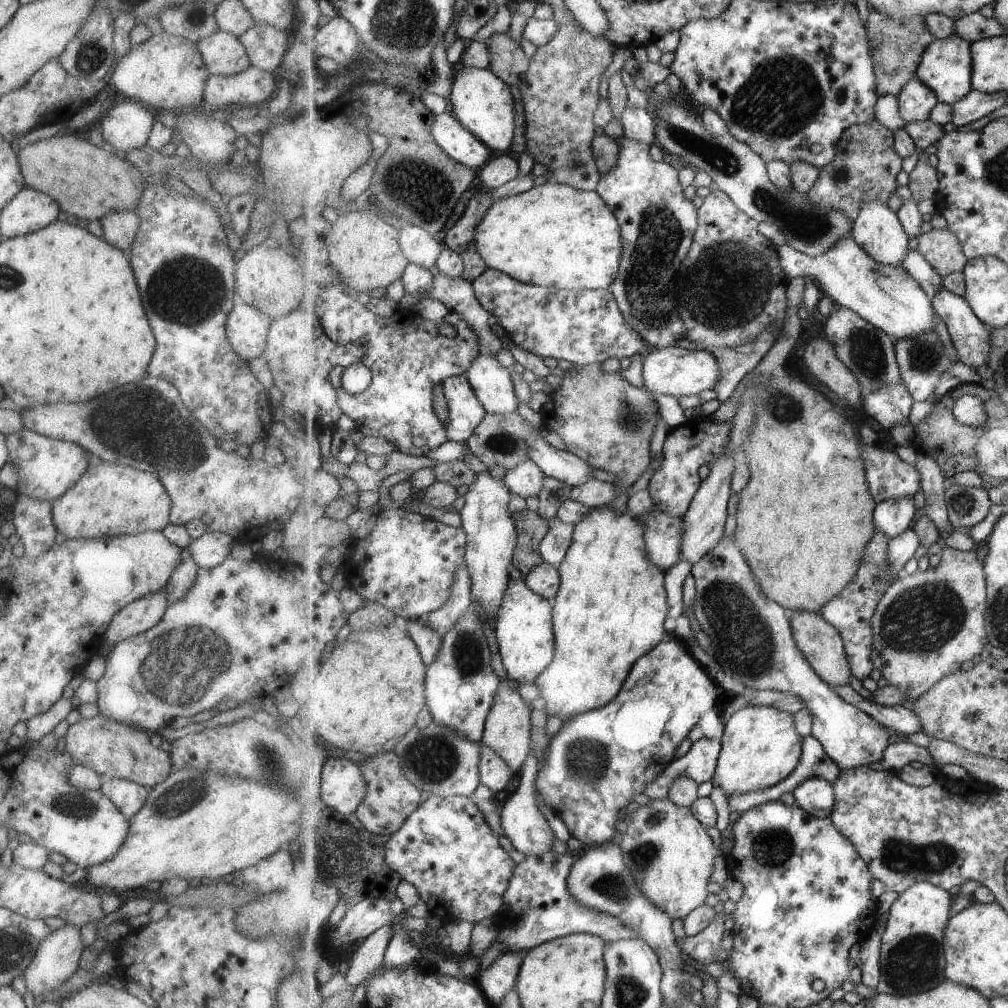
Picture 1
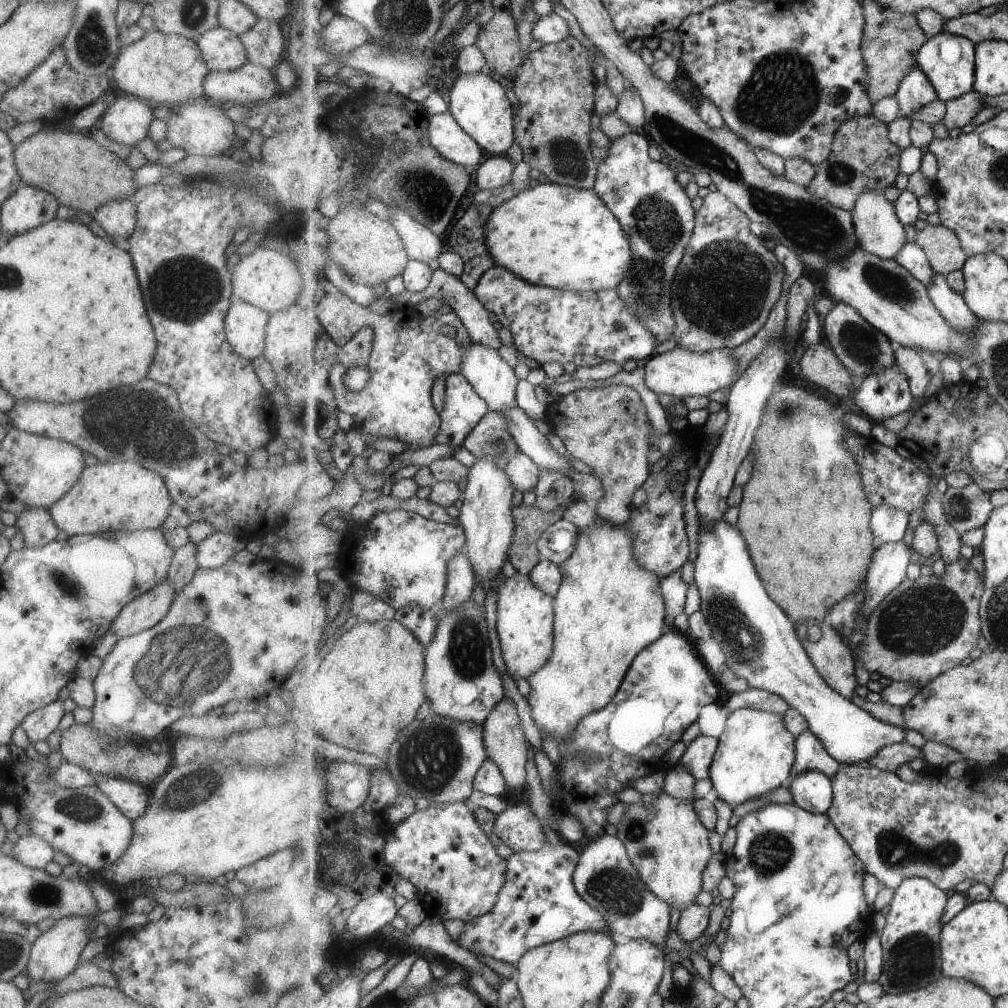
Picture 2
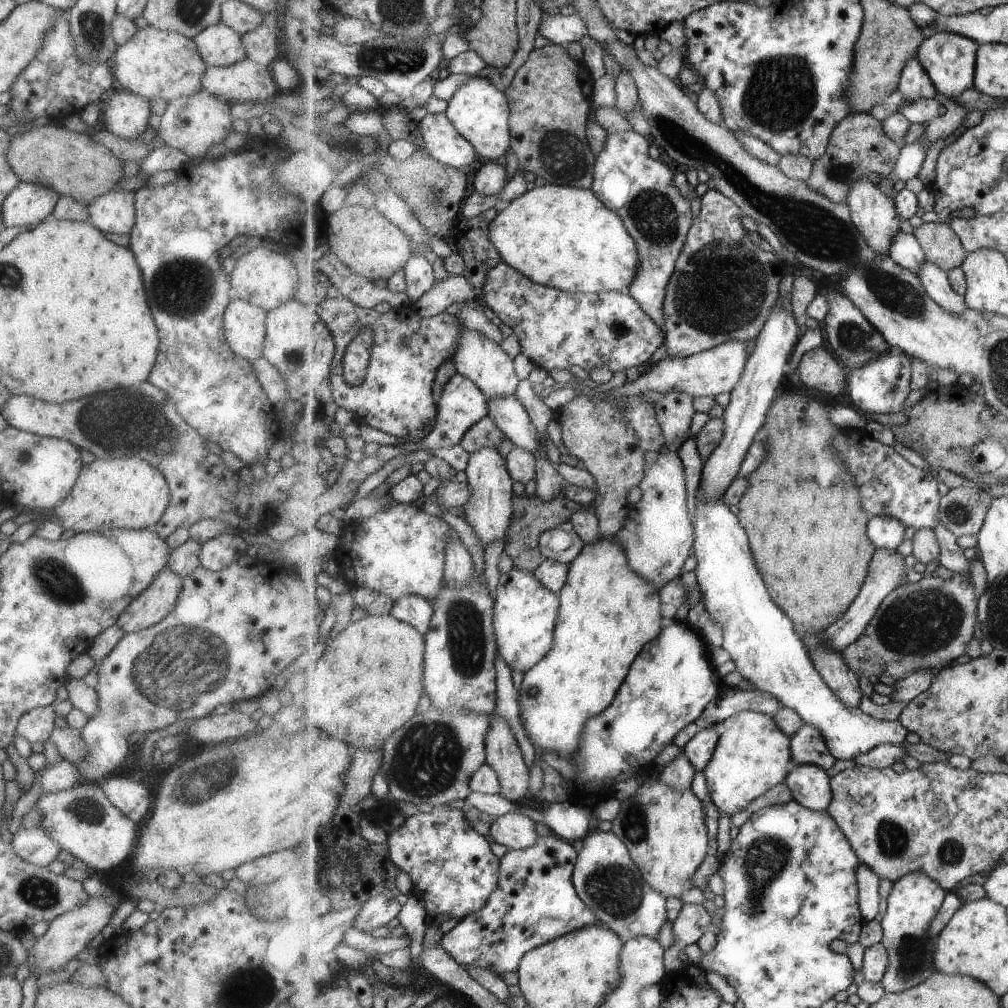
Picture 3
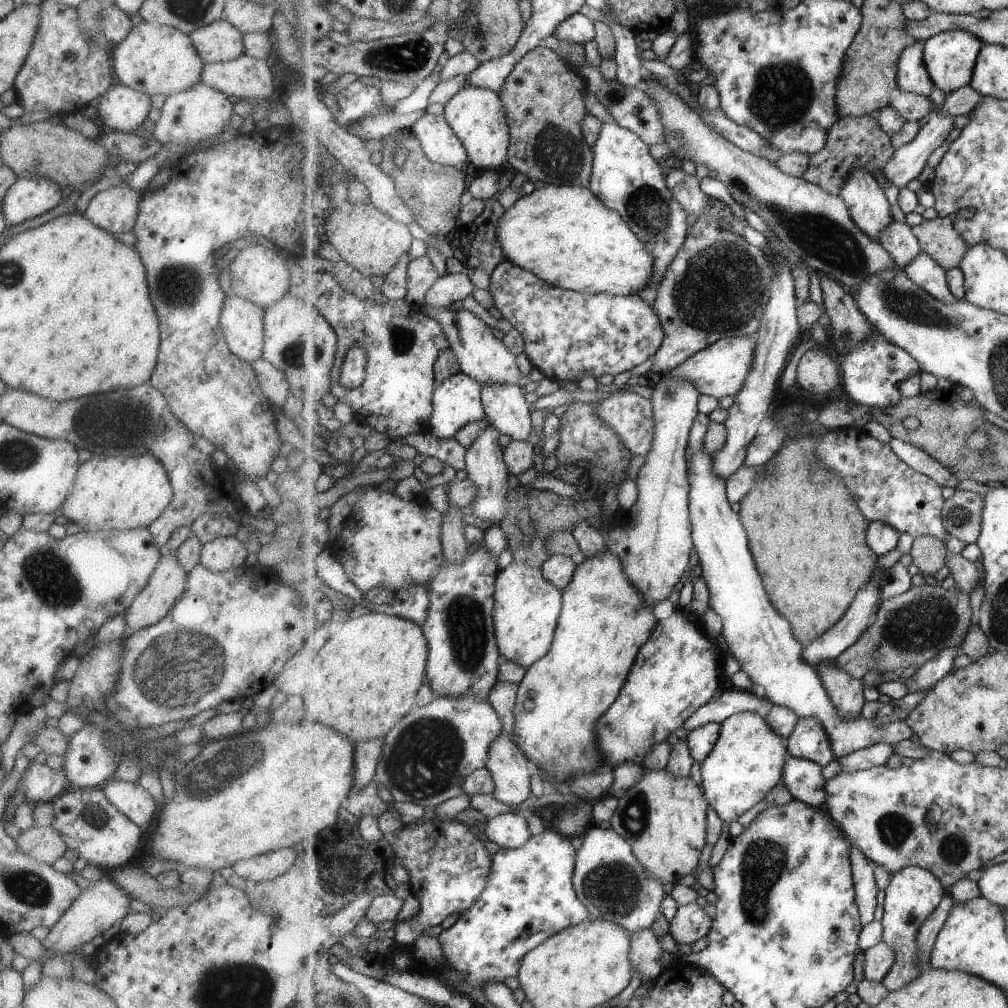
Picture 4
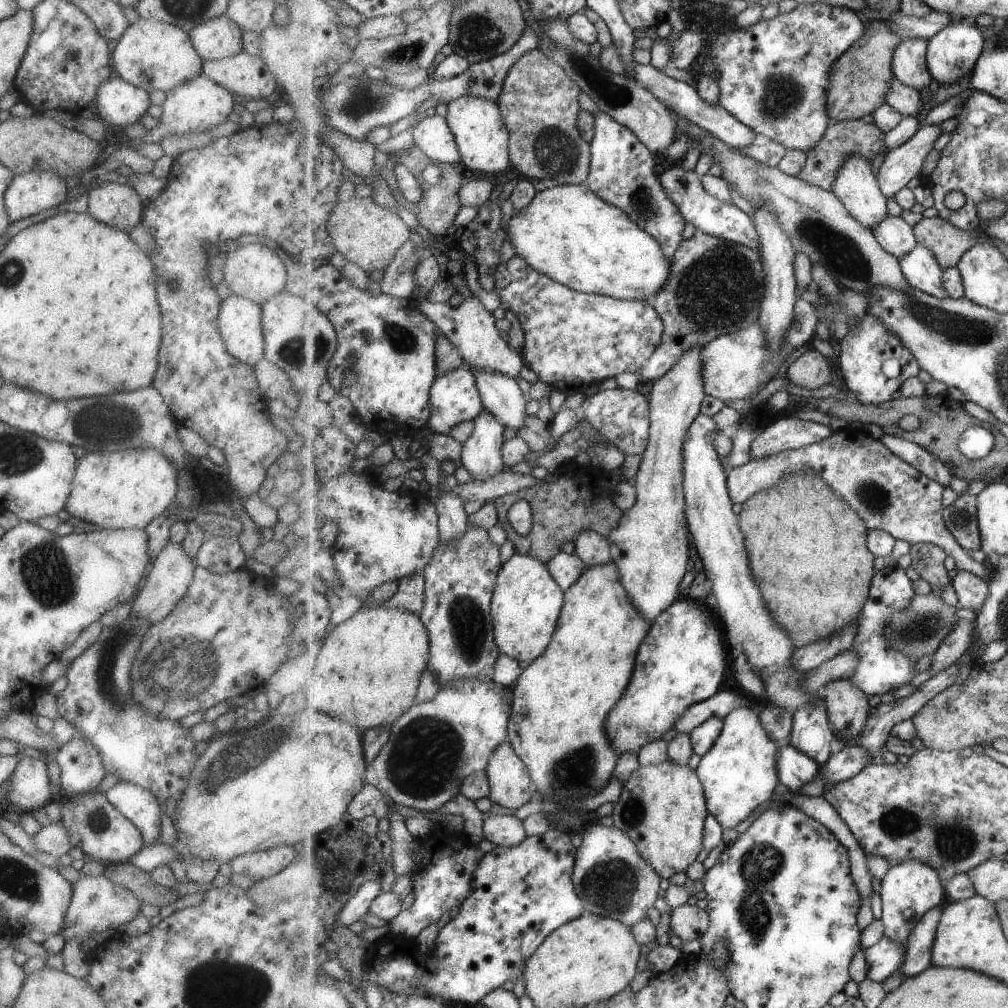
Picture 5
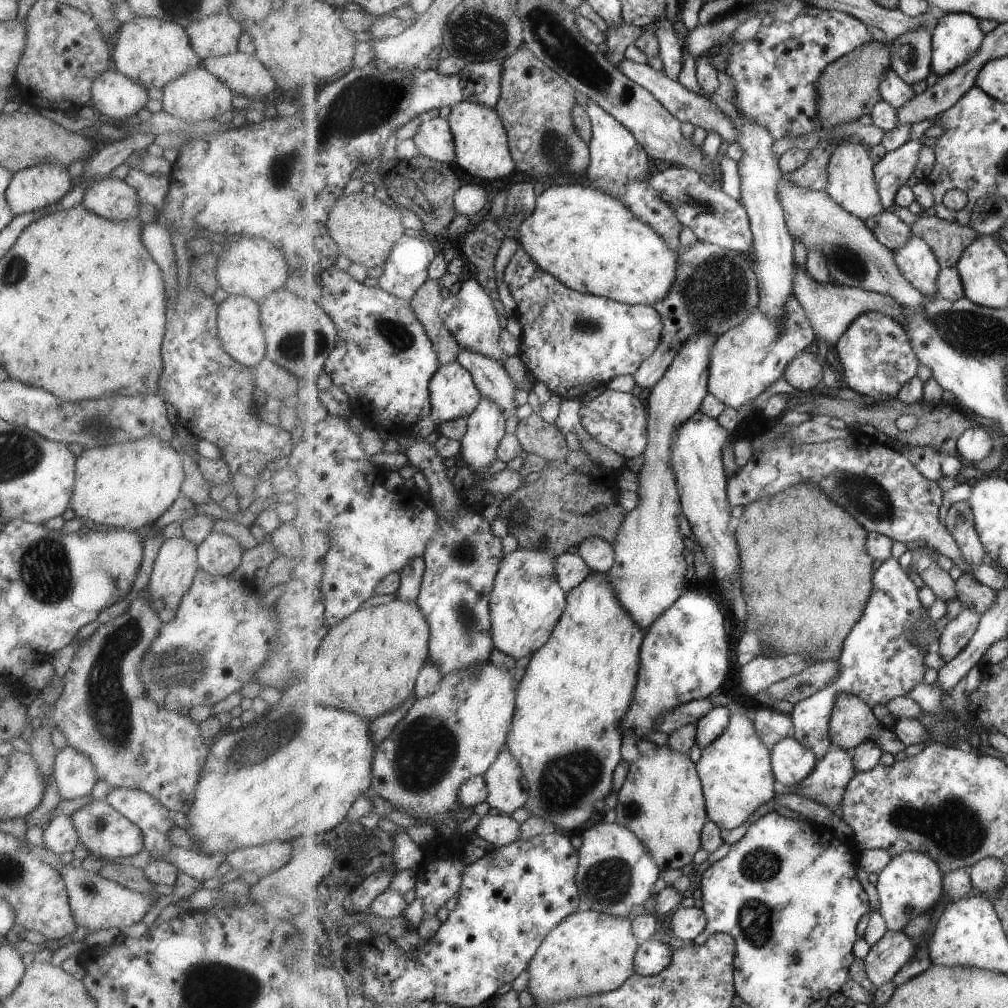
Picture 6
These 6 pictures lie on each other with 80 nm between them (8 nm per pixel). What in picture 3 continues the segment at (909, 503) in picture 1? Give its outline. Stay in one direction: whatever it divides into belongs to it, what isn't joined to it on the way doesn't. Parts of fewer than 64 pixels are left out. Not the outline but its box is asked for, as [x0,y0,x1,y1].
[868,515,905,548]

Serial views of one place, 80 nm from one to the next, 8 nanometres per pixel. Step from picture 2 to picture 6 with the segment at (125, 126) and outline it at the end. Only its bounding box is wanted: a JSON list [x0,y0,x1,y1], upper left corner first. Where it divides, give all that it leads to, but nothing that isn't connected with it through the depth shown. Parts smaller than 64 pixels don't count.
[90,67,149,125]

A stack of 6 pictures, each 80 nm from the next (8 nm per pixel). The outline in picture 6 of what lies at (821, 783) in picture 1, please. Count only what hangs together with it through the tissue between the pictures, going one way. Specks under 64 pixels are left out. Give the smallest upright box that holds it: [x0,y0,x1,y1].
[772,736,817,787]

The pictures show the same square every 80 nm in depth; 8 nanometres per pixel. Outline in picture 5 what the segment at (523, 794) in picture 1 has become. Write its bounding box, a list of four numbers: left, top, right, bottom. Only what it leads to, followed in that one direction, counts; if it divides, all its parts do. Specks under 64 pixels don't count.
[483,811,528,847]

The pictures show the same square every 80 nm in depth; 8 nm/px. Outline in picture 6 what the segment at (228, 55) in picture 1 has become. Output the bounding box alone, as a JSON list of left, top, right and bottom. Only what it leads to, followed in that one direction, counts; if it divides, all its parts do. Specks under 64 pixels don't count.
[184,13,242,60]

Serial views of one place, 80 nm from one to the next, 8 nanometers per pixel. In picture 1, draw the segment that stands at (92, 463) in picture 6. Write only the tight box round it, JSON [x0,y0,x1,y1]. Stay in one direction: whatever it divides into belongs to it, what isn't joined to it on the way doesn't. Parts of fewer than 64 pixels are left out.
[50,462,170,539]

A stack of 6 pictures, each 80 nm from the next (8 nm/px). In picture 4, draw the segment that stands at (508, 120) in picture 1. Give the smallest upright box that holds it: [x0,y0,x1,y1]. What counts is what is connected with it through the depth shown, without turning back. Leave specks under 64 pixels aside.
[444,85,510,172]

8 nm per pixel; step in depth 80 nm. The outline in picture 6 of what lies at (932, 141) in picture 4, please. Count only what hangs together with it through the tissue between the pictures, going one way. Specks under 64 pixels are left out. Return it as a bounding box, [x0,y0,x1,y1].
[874,137,924,208]

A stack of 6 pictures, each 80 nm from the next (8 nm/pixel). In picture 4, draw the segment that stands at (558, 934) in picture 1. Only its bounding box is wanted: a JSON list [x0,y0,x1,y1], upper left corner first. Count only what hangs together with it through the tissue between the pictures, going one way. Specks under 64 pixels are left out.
[438,830,591,987]

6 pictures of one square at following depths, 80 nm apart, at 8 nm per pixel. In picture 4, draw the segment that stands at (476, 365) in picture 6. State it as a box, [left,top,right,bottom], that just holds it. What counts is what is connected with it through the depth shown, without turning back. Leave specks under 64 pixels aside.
[482,384,533,442]

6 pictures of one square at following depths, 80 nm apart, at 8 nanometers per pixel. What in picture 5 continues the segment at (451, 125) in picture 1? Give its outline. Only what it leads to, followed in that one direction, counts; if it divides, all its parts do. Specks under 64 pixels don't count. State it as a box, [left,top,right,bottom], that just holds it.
[413,116,462,166]

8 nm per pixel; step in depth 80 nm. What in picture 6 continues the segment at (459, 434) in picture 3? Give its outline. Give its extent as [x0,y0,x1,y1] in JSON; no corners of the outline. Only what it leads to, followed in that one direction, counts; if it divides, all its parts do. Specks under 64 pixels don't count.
[430,363,482,429]

